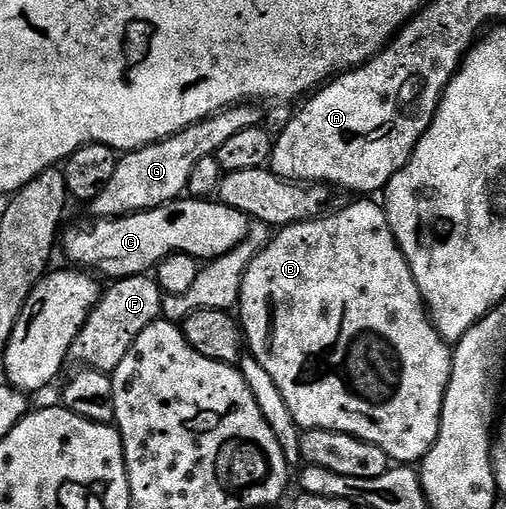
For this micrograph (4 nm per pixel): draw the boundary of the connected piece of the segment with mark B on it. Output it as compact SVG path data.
M355 200L341 212L328 218L318 218L312 222L302 222L284 226L274 235L266 249L253 260L245 276L237 307L238 317L245 333L245 342L249 347L250 357L256 358L277 380L277 388L289 404L289 412L303 430L332 430L357 436L366 442L377 444L387 453L388 459L395 464L419 464L430 452L439 435L439 425L443 419L443 401L447 386L451 383L452 347L435 330L423 297L415 283L413 272L407 263L407 257L401 252L397 240L391 231L386 209L375 200Z

